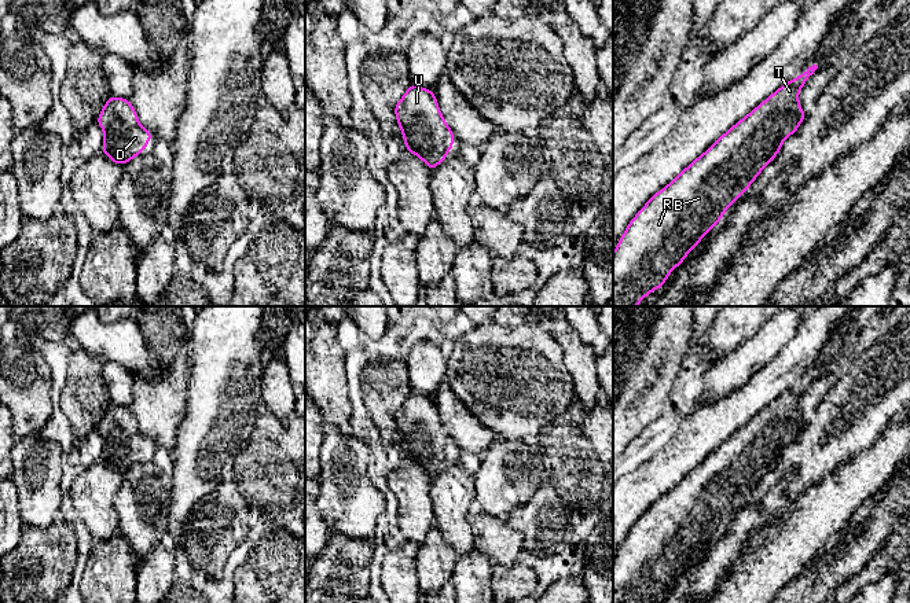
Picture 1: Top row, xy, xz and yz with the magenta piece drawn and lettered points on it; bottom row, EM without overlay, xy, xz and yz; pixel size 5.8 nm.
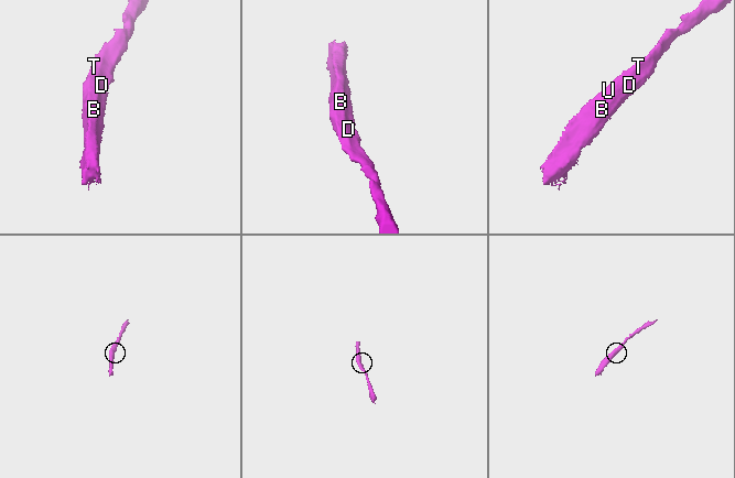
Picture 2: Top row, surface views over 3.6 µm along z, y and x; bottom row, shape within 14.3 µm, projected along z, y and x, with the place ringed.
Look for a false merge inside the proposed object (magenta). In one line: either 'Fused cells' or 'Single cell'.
Single cell

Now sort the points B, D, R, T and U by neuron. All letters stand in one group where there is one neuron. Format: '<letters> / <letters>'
B D R T U

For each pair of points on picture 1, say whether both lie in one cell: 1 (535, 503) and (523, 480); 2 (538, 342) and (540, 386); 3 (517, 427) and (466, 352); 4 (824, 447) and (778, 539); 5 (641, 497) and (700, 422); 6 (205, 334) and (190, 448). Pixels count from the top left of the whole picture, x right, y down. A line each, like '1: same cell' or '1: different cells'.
1: different cells
2: same cell
3: same cell
4: different cells
5: same cell
6: same cell

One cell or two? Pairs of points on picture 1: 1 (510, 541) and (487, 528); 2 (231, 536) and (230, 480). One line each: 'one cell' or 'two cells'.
1: one cell
2: one cell

